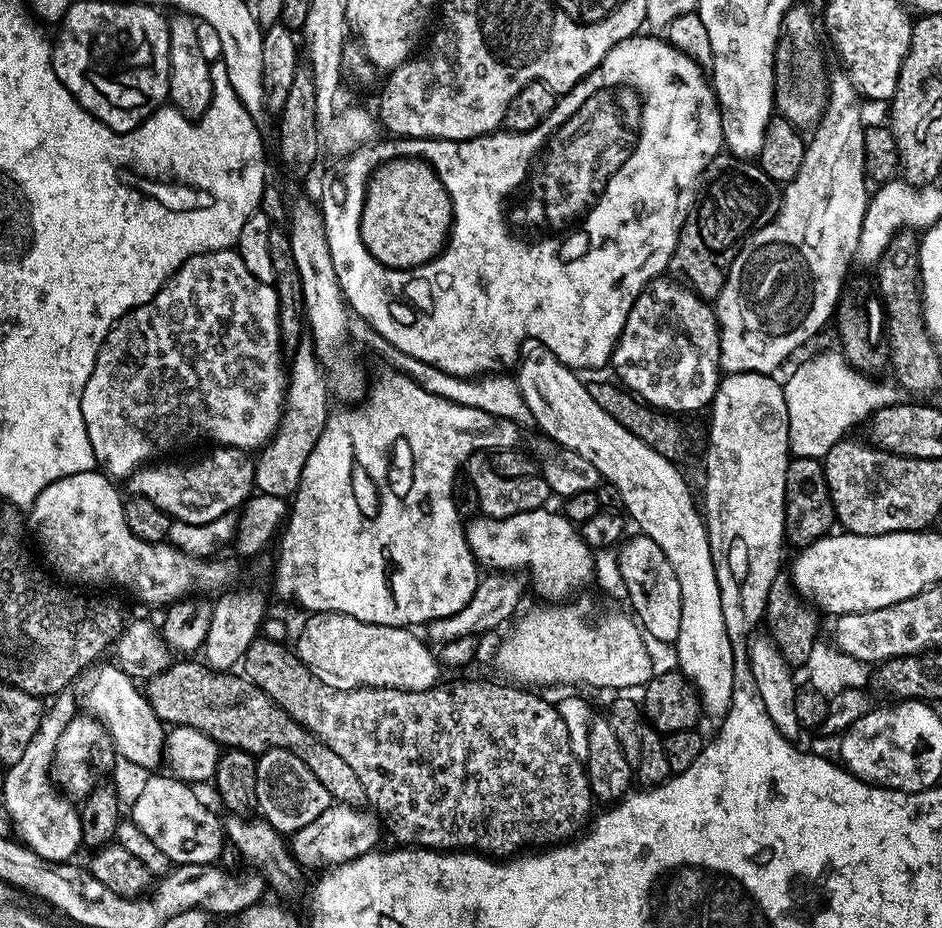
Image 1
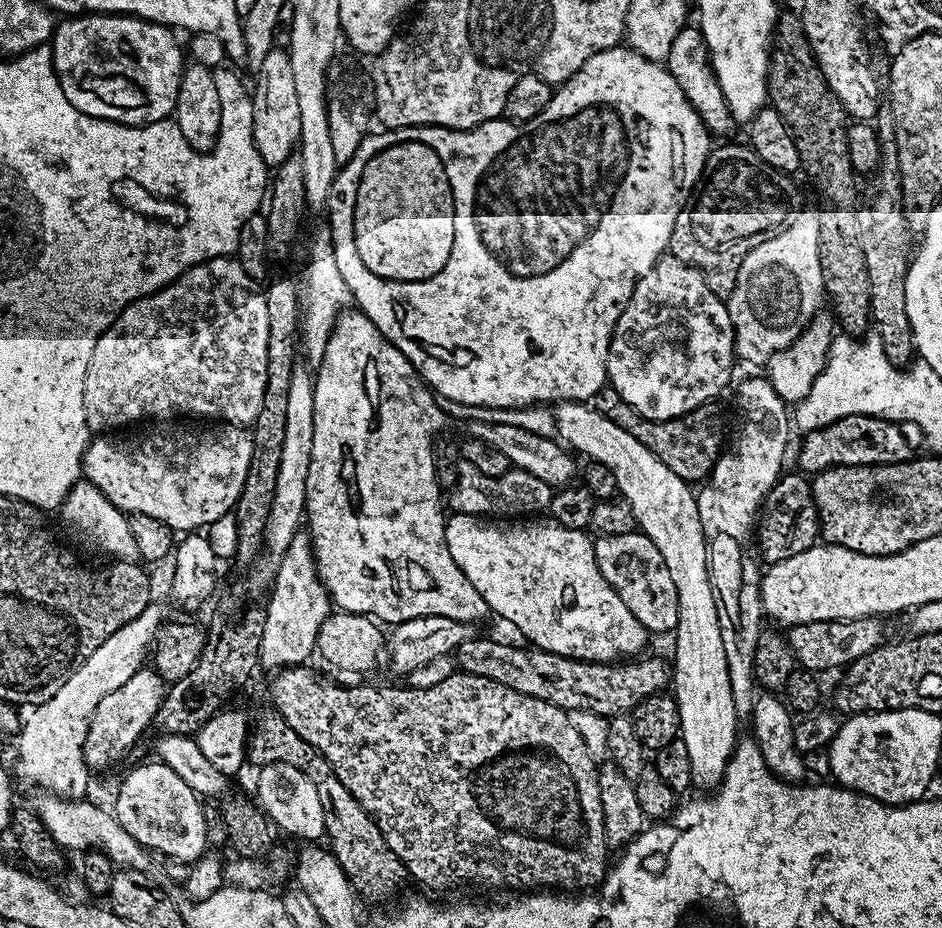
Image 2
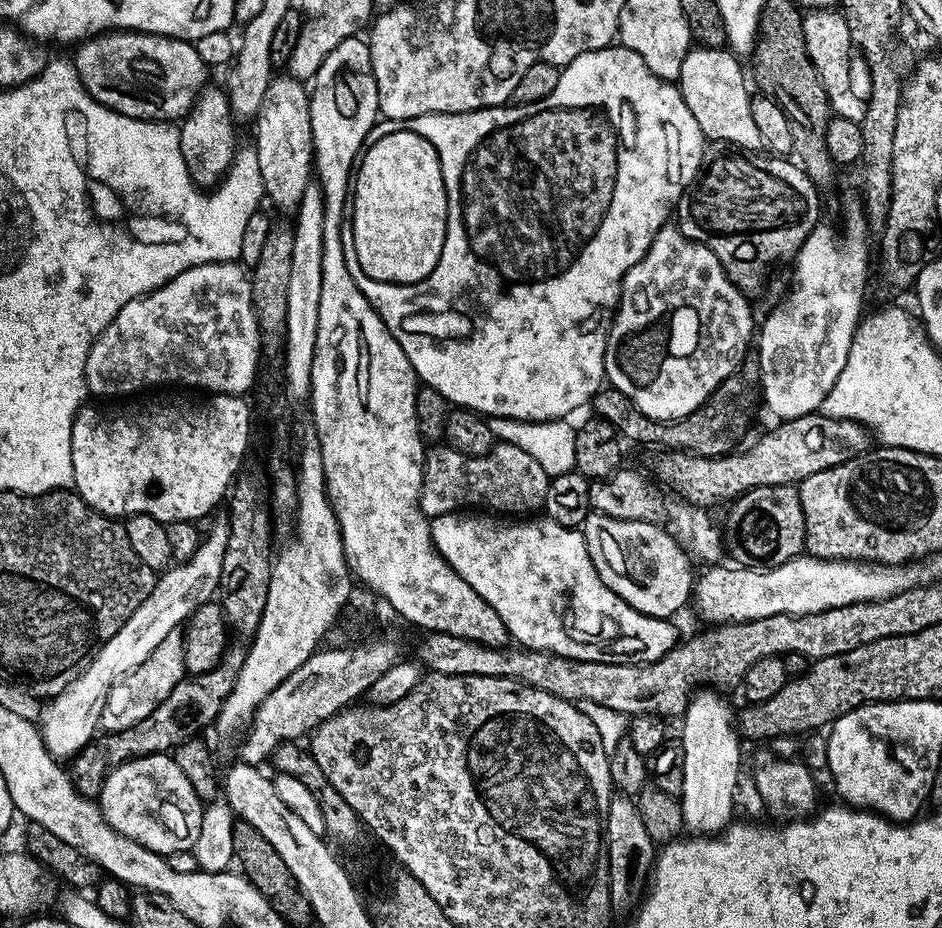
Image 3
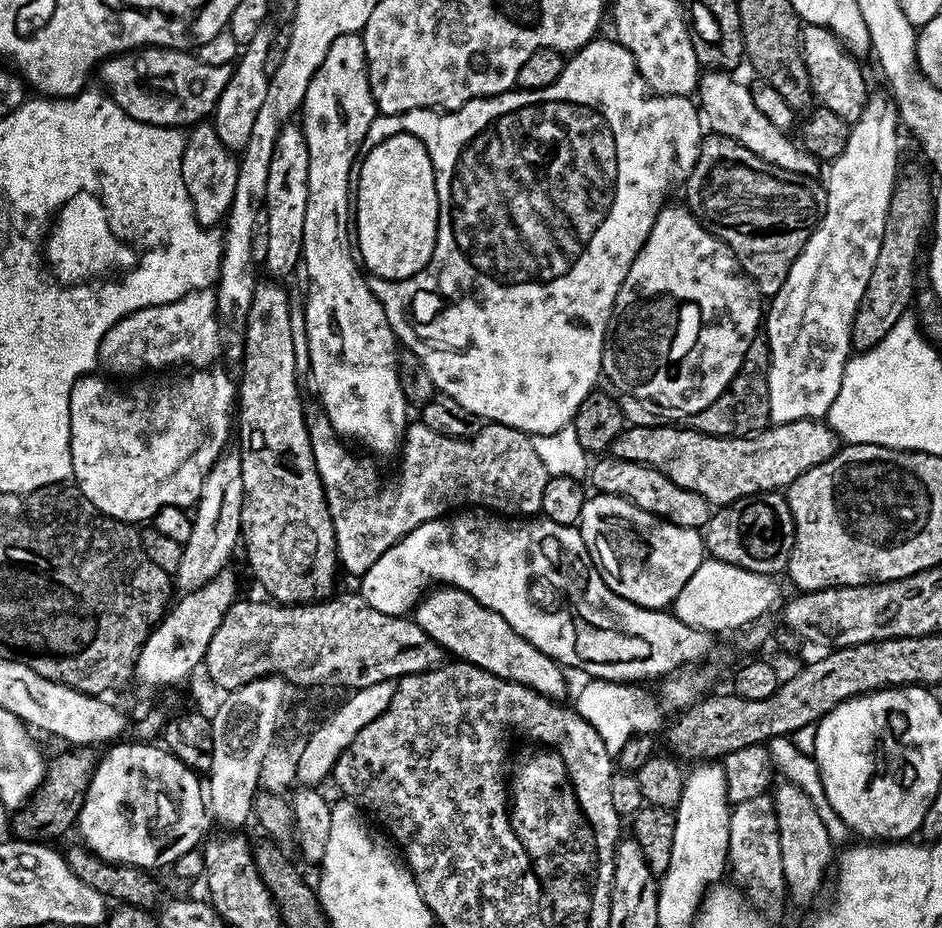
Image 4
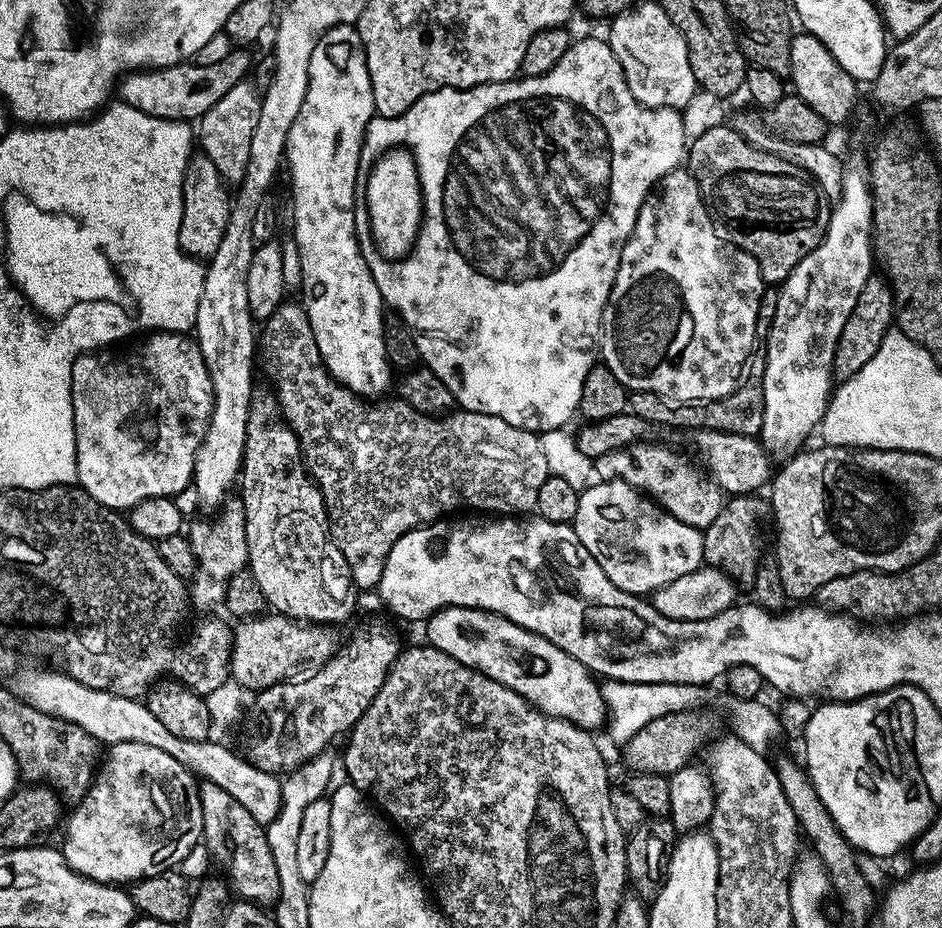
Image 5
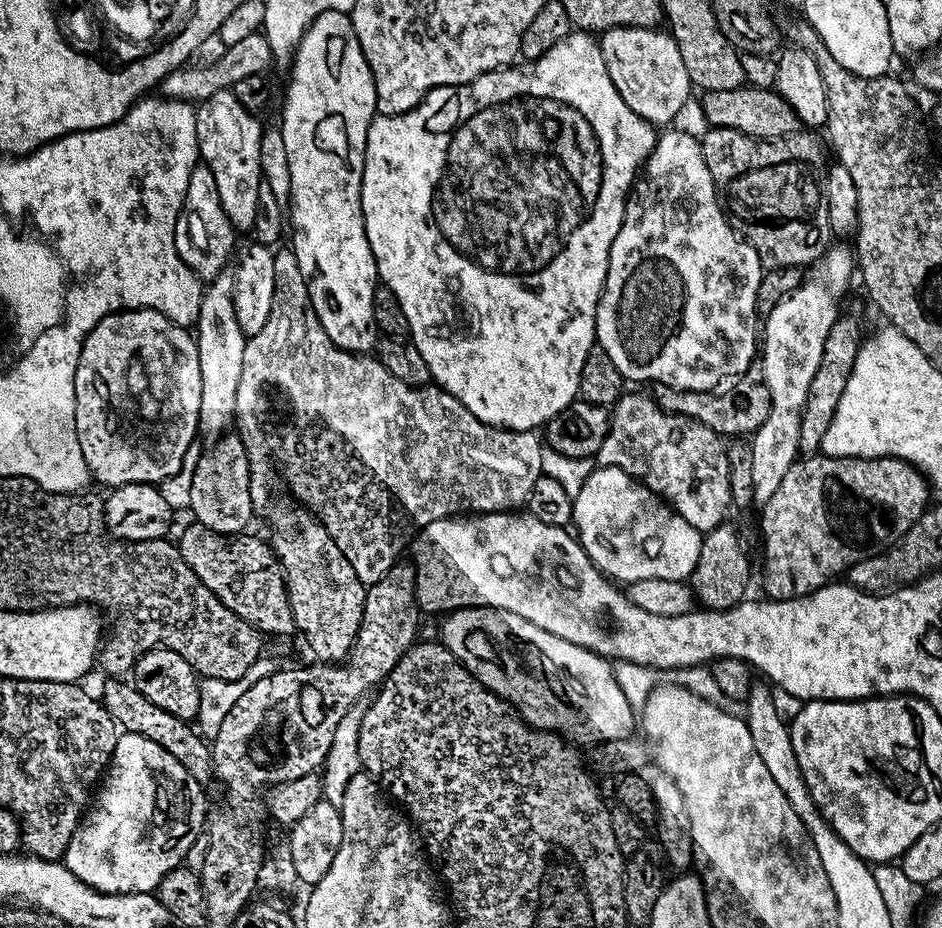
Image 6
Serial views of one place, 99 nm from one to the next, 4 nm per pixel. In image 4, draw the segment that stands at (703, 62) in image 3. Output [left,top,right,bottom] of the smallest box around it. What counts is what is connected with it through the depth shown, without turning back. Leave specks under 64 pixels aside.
[697,70,818,177]

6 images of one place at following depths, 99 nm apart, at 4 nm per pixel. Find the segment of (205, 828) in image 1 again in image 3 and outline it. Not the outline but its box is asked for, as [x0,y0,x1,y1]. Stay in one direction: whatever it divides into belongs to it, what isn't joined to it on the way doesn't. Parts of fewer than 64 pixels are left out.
[98,755,204,858]

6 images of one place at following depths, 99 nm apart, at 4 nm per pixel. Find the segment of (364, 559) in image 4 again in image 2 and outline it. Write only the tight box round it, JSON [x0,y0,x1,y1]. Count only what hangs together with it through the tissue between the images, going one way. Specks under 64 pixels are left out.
[446,467,554,518]

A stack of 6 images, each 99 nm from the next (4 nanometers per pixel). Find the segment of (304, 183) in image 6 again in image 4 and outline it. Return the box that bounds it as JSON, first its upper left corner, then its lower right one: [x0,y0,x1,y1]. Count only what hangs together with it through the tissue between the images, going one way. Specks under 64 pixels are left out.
[302,34,410,453]

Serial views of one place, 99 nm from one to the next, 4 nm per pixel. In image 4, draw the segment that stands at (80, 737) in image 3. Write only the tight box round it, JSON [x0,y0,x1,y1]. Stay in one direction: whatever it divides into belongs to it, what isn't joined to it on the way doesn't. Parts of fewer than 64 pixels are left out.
[174,450,242,593]

